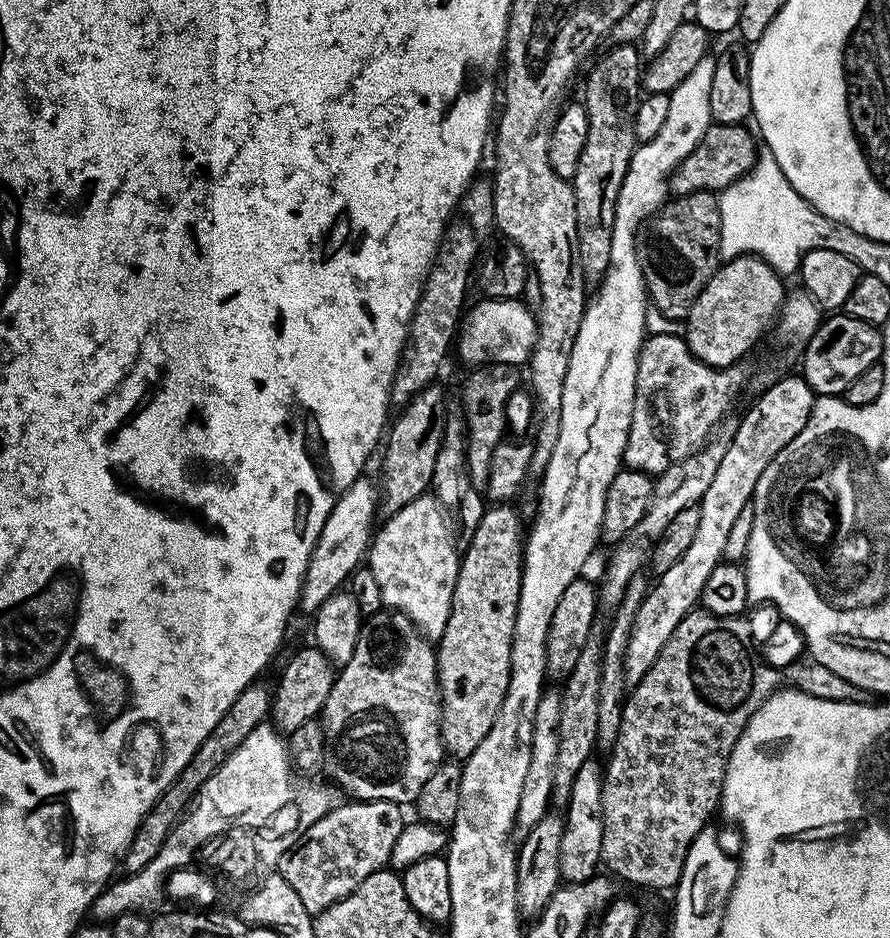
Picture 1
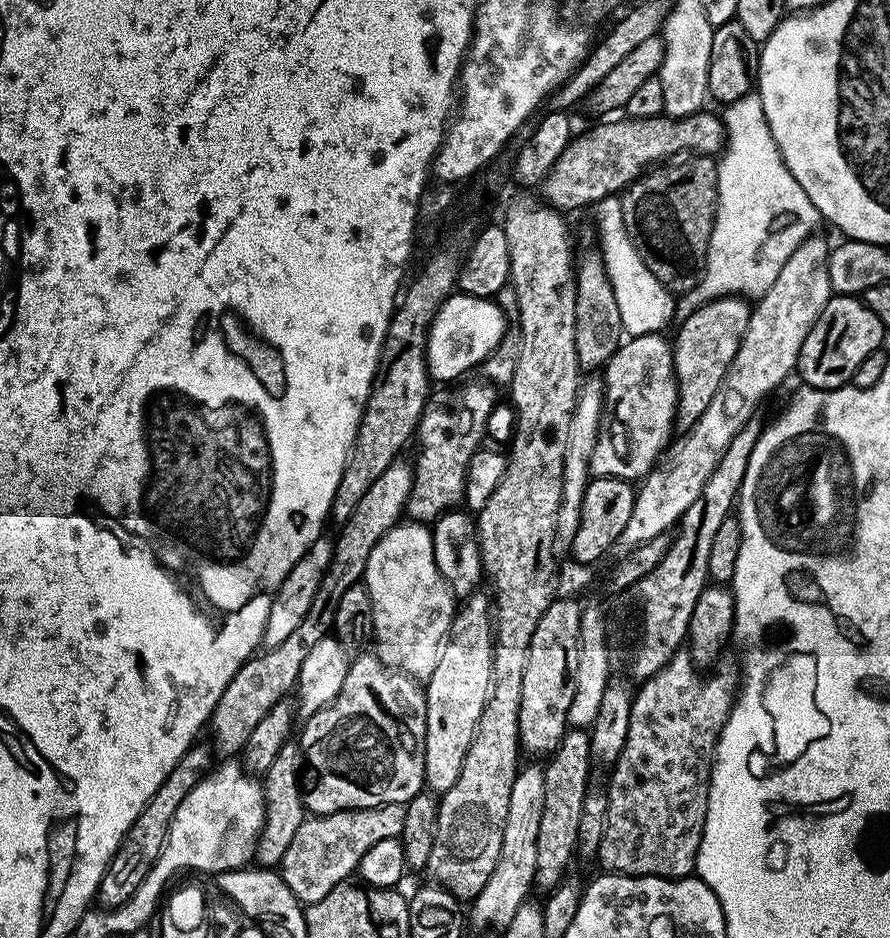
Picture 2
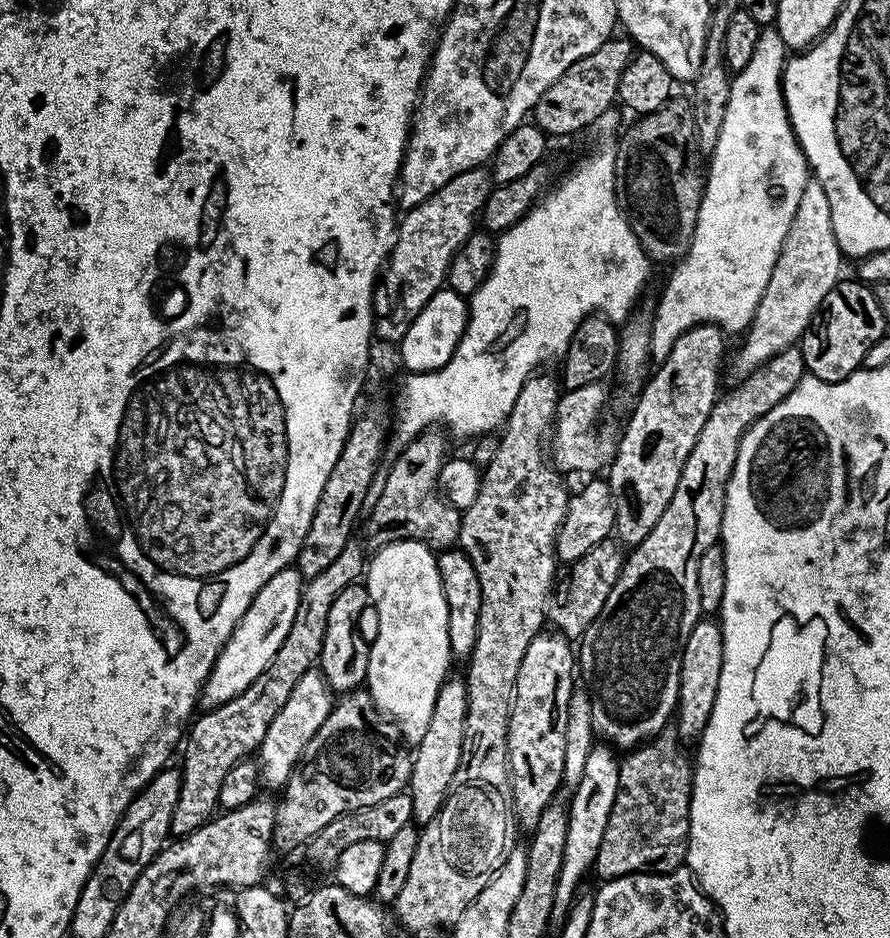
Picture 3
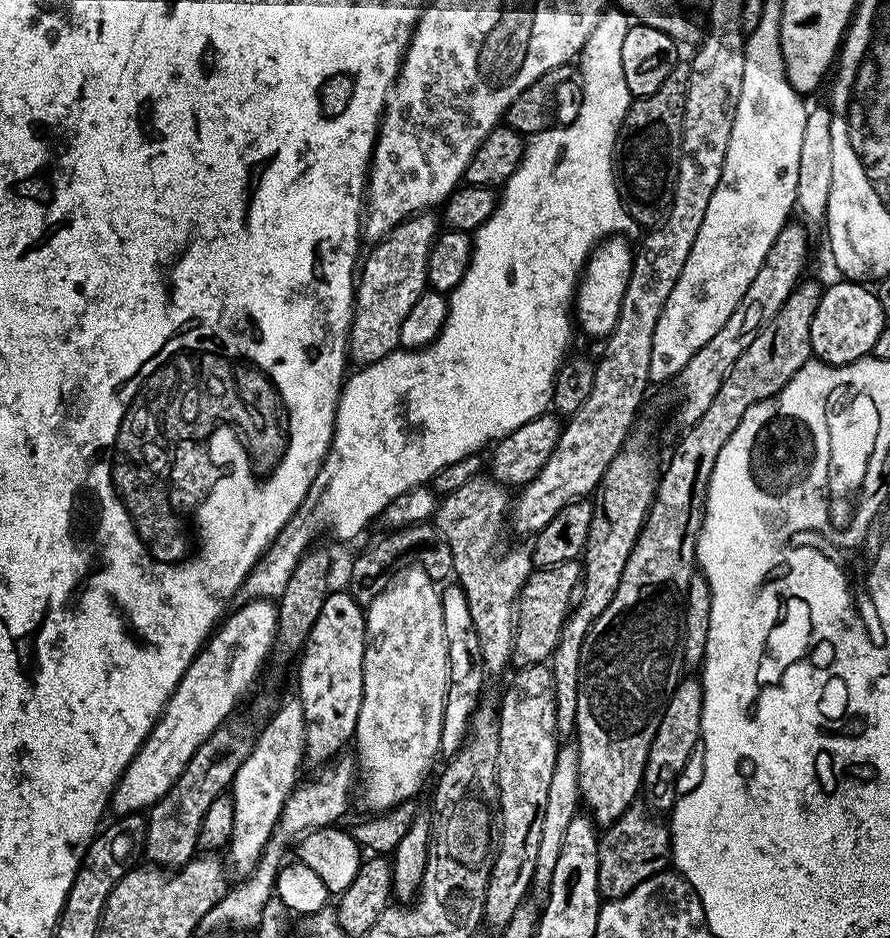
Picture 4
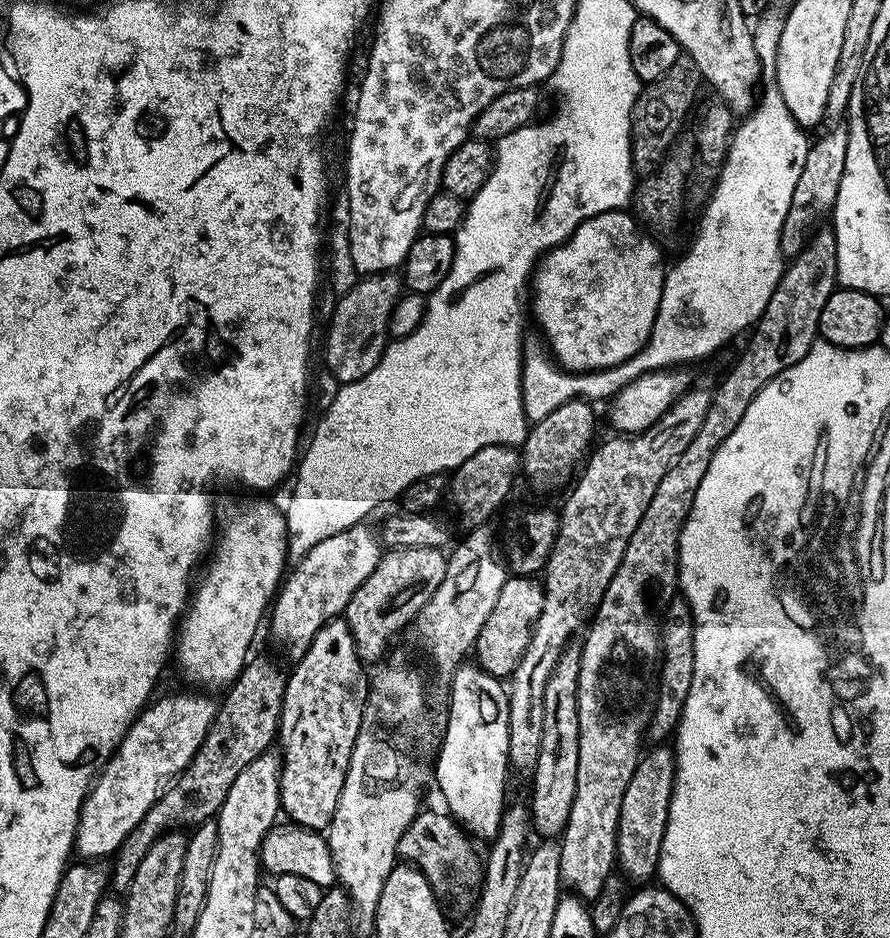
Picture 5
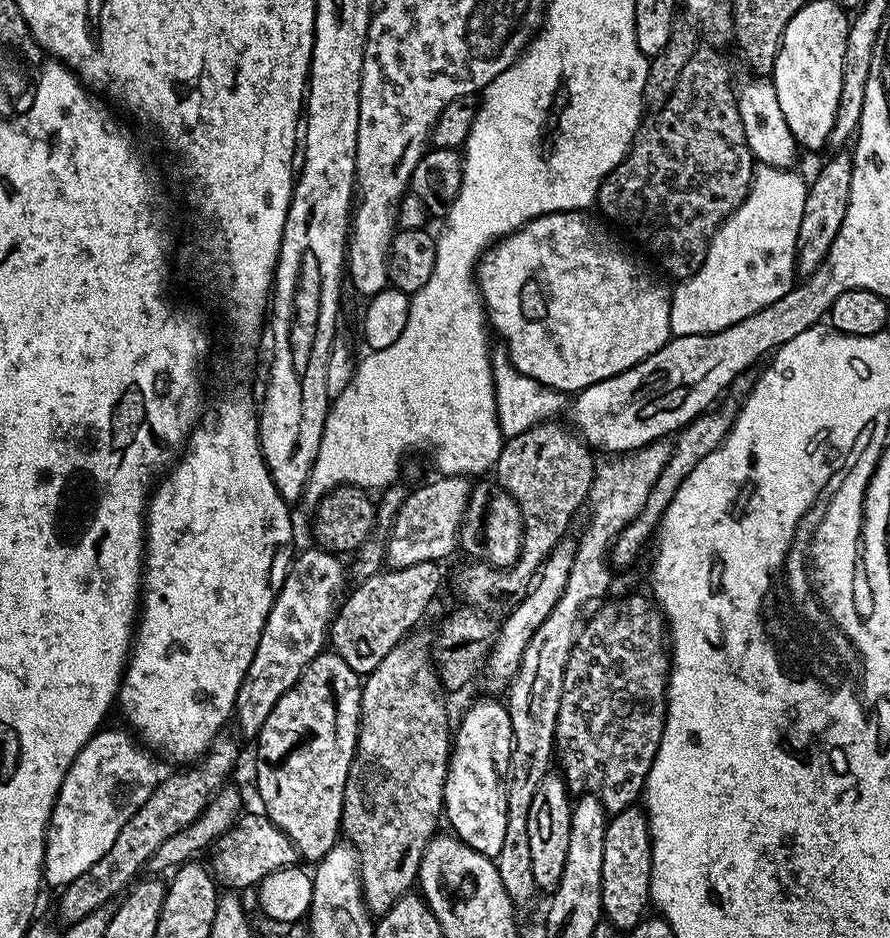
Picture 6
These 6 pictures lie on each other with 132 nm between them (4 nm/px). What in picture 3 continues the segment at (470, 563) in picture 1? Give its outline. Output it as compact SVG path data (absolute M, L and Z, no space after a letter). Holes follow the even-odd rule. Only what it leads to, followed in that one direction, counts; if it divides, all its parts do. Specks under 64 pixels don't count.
M463 679L445 680L442 690L438 690L438 702L434 702L434 715L430 718L430 726L426 729L422 742L415 744L414 755L411 757L412 773L406 791L412 800L412 820L417 825L429 824L442 810L448 787L462 758L462 738L467 709L467 683Z

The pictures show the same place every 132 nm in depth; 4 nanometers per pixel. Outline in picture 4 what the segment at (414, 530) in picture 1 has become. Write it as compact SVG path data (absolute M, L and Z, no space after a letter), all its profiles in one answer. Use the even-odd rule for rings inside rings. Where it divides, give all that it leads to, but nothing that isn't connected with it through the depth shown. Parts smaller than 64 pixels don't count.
M423 567L408 568L397 571L384 585L383 590L367 605L366 619L364 621L364 693L362 694L362 710L358 710L358 722L356 723L356 734L354 737L354 748L356 744L355 759L362 775L358 780L358 800L361 800L372 814L379 814L395 808L398 804L409 803L420 792L428 771L432 768L436 756L441 755L440 739L442 738L442 718L446 706L446 694L448 693L448 647L446 646L446 629L442 626L442 602L437 585L430 579Z

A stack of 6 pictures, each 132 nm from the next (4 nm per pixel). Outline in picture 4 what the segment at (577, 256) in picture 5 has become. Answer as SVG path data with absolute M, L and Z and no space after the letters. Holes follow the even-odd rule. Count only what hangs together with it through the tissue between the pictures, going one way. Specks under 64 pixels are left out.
M623 235L610 236L597 244L588 257L574 301L574 320L588 336L606 338L614 330L622 310L622 294L626 294L626 282L630 282L634 248L624 241Z

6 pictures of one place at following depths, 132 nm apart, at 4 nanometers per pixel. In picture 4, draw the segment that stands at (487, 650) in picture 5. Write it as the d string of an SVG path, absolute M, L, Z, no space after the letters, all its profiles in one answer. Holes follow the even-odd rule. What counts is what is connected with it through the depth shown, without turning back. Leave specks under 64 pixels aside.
M574 560L562 562L553 568L536 568L528 575L516 602L516 631L512 633L510 661L513 669L543 664L551 657L553 650L558 646L562 626L574 603L574 593L577 591L581 575L581 565Z

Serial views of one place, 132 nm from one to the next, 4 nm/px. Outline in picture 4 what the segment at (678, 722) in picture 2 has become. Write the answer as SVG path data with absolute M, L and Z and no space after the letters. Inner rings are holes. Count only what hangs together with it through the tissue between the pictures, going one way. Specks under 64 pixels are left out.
M633 806L618 818L618 822L603 829L598 846L598 890L605 901L630 894L634 886L669 867L672 837L669 829L665 825L663 828L655 819L659 820L647 807Z

